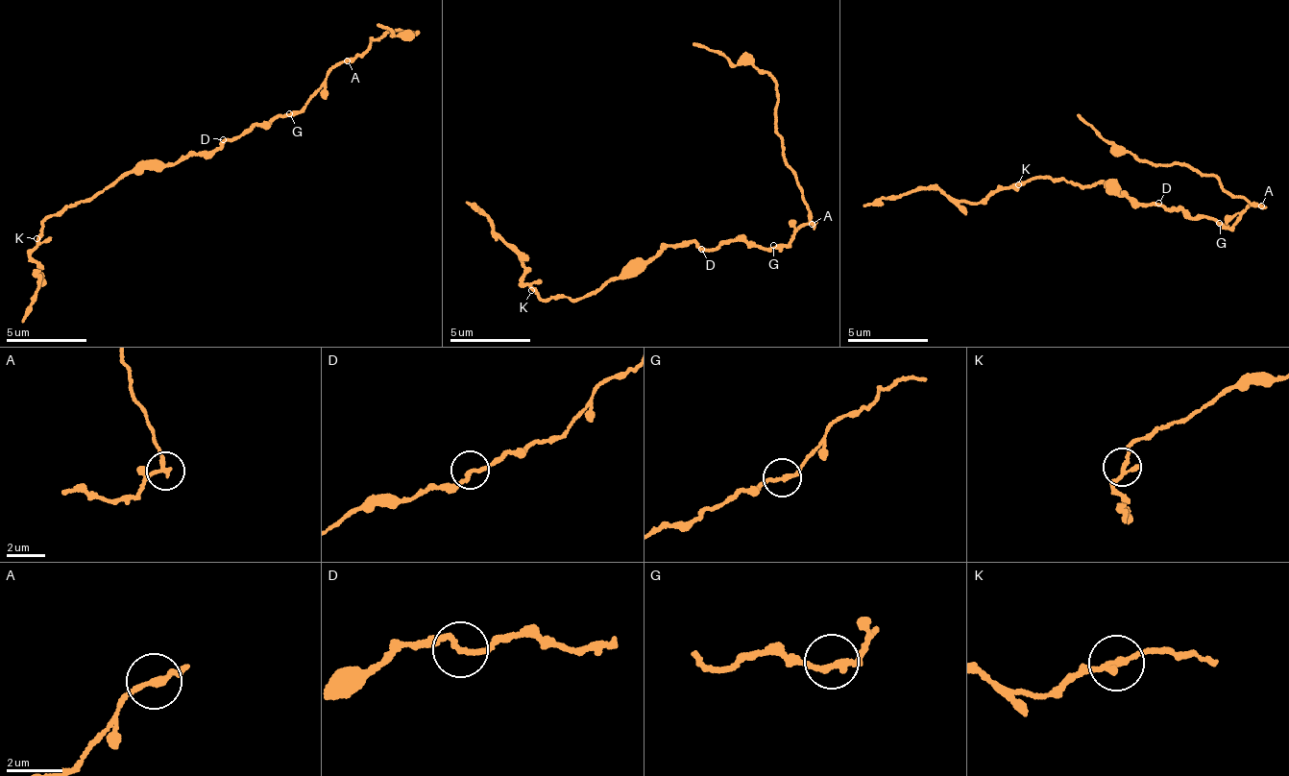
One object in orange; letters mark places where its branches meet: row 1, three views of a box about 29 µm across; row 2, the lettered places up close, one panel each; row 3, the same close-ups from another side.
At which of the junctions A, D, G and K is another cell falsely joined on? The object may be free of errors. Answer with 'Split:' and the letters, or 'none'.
Split: A

